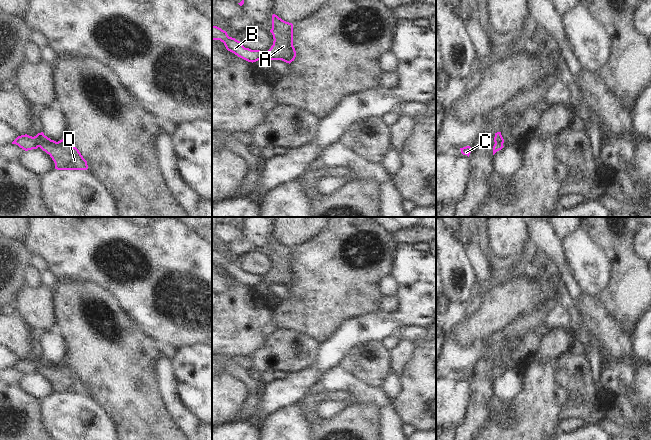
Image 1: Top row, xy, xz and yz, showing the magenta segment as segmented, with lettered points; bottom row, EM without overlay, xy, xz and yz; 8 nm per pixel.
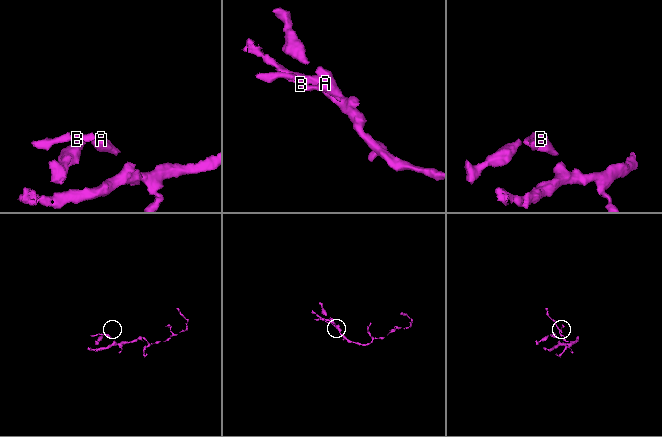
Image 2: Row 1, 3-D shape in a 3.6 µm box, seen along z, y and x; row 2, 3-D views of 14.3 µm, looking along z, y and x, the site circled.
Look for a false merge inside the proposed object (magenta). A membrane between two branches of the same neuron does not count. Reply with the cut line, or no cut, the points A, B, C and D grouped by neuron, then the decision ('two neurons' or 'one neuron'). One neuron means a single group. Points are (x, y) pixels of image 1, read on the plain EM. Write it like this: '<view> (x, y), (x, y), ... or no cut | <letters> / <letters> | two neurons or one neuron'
xy (52, 364), (39, 370) | A C D / B | two neurons

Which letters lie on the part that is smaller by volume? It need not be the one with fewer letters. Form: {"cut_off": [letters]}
{"cut_off": ["B"]}

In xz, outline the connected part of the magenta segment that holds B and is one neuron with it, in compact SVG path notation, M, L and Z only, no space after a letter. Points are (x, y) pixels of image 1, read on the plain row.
M212 250L212 264L220 264L224 267L226 273L238 281L248 285L256 286L258 284L267 284L265 276L260 274L251 274L245 272L240 265L229 261L227 256L217 250Z

